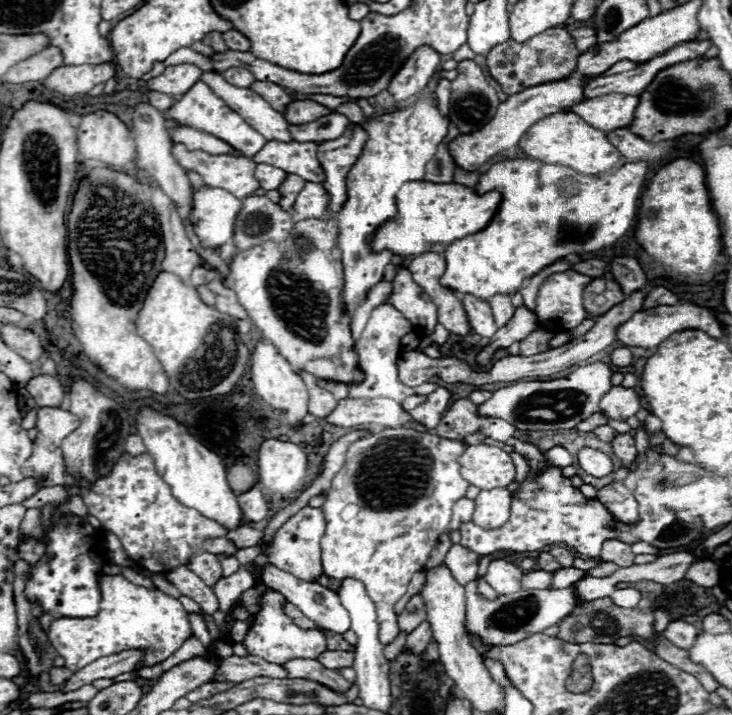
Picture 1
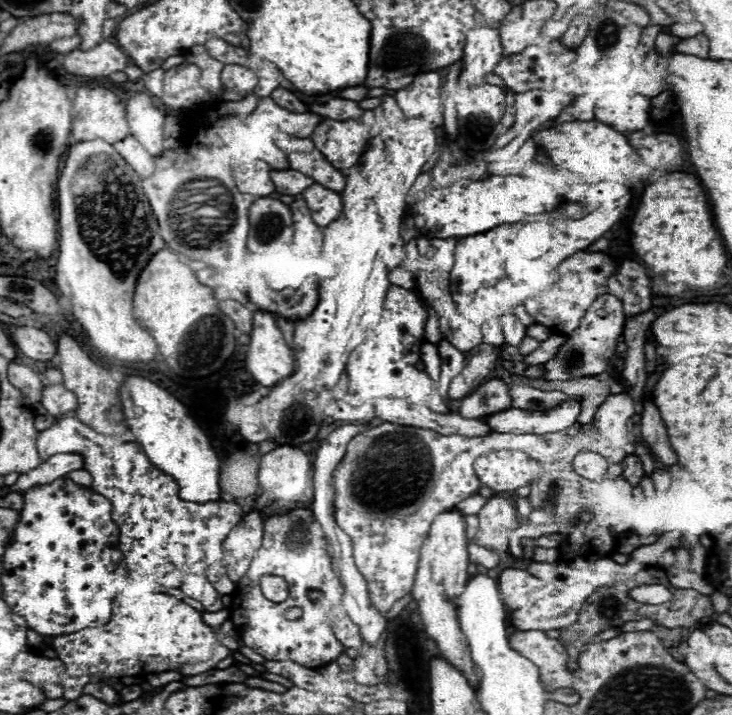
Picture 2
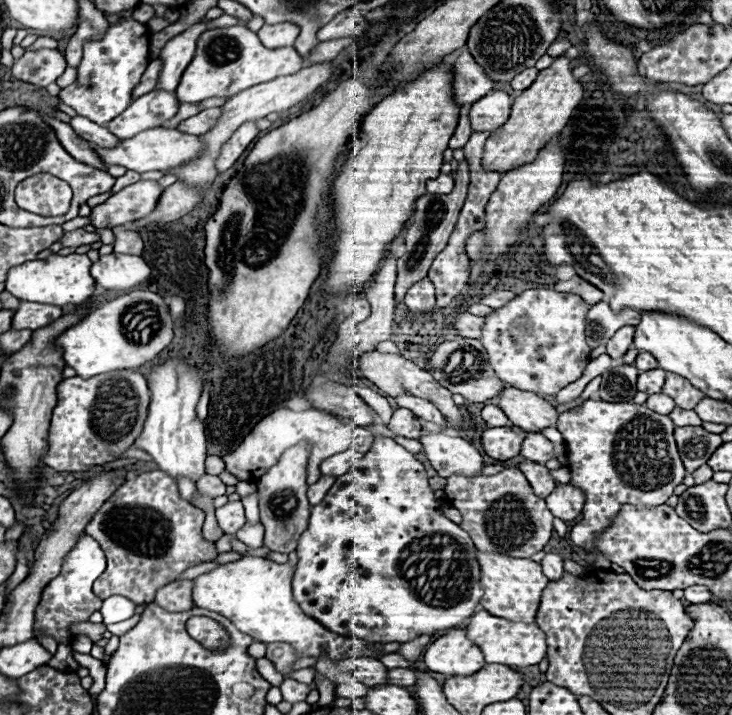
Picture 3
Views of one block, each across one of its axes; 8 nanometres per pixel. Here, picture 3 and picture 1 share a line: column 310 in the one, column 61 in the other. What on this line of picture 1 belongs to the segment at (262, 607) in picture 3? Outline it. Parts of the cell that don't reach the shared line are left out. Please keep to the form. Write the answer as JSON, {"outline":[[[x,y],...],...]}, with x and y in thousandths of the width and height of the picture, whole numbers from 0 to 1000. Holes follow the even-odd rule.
{"outline":[[[169,806],[137,808],[137,856],[128,864],[77,864],[66,881],[68,901],[90,923],[90,934],[98,940],[112,937],[123,926],[164,915],[169,909],[197,909],[194,931],[213,931],[235,917],[260,890],[257,856],[246,839],[197,820],[183,820]]]}

